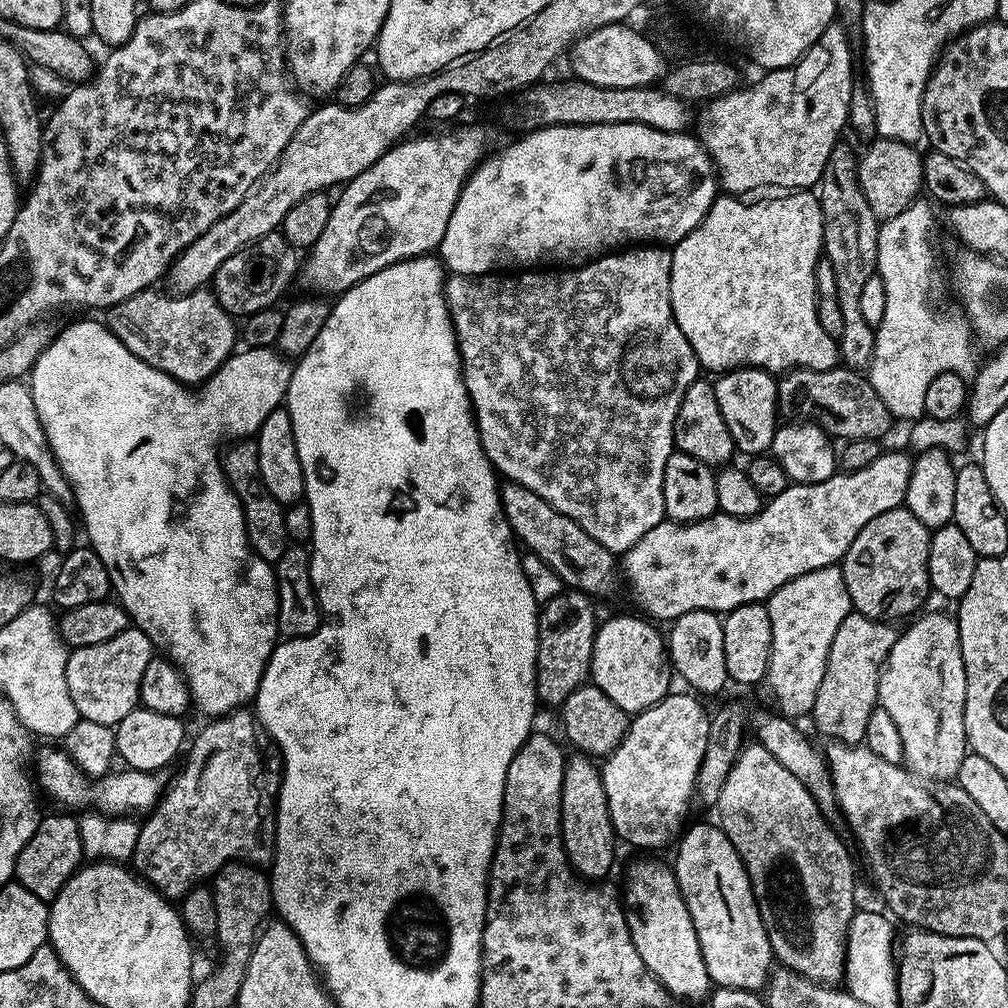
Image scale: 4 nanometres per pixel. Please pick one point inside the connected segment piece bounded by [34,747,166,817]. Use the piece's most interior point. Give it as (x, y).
(120, 793)

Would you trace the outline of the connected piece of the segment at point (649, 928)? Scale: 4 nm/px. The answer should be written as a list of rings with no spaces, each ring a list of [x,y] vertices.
[[[636,860],[628,868],[628,877],[622,887],[622,903],[624,905],[624,918],[628,921],[628,929],[632,935],[634,946],[638,950],[638,958],[662,982],[662,986],[677,1001],[700,1000],[703,1001],[710,992],[710,981],[706,962],[702,962],[702,950],[698,946],[698,934],[694,930],[694,922],[690,918],[690,910],[680,893],[676,881],[676,873],[671,867],[659,864],[656,860]]]

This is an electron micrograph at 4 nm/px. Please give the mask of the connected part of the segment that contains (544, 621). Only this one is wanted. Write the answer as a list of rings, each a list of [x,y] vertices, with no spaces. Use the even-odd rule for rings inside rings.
[[[561,590],[556,597],[539,609],[540,637],[536,651],[536,698],[541,705],[549,704],[552,710],[559,709],[560,705],[566,702],[566,698],[570,698],[570,694],[574,694],[574,690],[581,688],[589,679],[594,638],[598,627],[596,608],[592,604],[595,604],[593,597],[586,592]]]

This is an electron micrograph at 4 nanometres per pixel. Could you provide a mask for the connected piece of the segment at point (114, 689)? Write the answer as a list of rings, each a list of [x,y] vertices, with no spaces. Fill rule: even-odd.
[[[135,626],[122,630],[122,634],[118,634],[118,638],[110,638],[110,642],[71,649],[66,662],[66,683],[80,719],[113,726],[122,722],[122,718],[140,704],[142,674],[153,657],[150,638]]]

